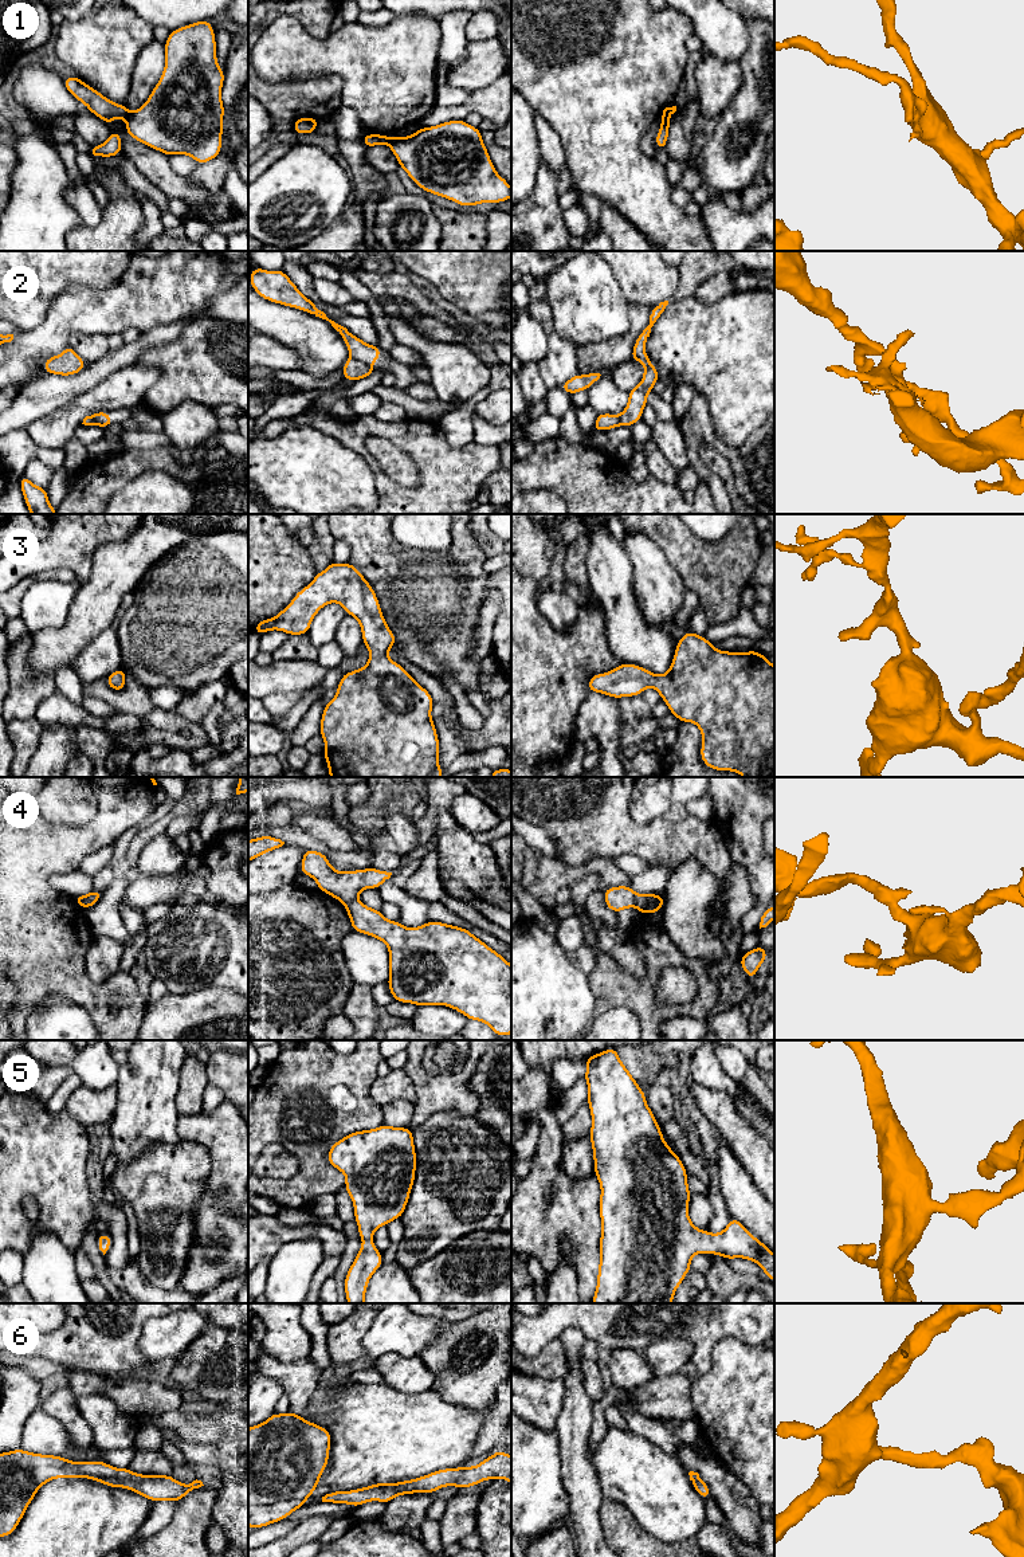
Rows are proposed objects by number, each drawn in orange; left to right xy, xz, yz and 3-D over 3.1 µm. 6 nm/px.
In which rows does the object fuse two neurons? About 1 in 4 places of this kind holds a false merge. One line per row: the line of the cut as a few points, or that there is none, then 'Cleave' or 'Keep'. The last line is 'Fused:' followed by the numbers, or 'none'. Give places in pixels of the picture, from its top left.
1: Split along yz (670, 116), (662, 122). Cleave
2: Split along xz (350, 356), (372, 368). Cleave
3: No split. Keep
4: Split along xy (94, 890), (86, 906). Cleave
5: No split. Keep
6: No split. Keep
Fused: 1, 2, 4

